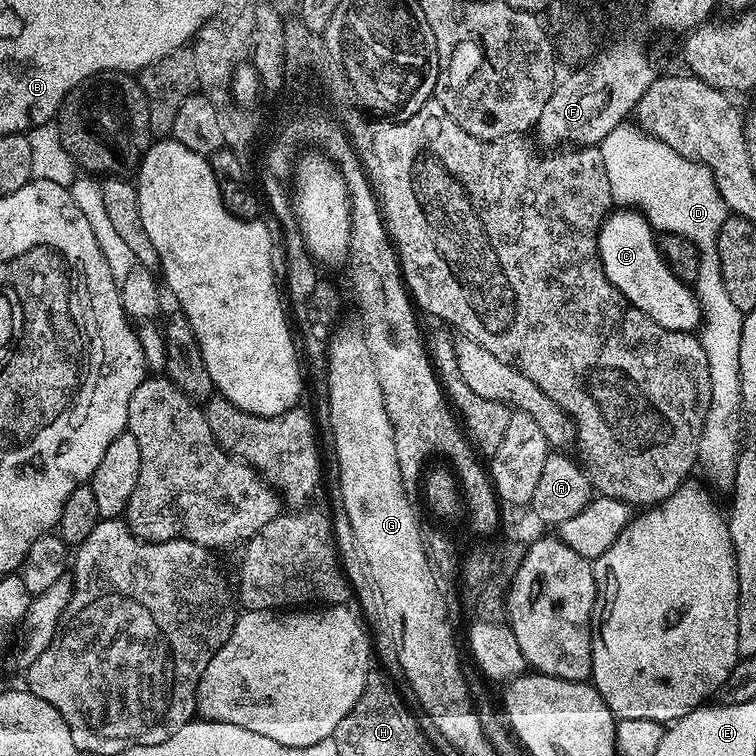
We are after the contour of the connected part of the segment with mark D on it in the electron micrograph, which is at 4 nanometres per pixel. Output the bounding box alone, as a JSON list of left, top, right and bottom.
[598,122,745,486]

